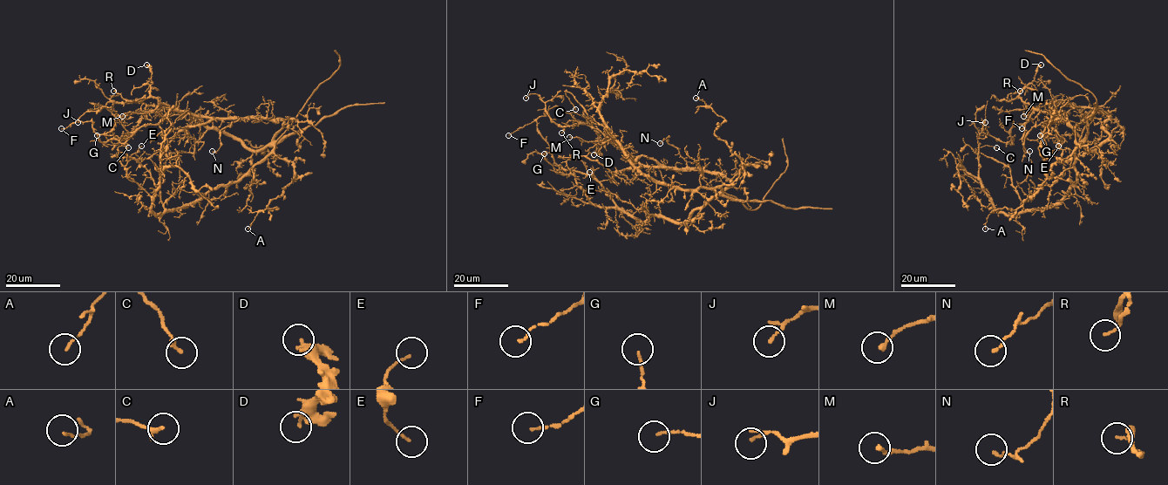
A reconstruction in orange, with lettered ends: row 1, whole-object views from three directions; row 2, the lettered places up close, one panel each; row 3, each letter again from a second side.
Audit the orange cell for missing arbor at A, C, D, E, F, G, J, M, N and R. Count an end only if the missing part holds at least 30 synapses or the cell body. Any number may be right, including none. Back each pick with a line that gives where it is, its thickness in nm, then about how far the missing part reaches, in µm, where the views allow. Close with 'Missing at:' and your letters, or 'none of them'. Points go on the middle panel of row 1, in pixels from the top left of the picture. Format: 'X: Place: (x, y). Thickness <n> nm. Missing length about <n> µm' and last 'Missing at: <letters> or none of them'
Missing at: none of them

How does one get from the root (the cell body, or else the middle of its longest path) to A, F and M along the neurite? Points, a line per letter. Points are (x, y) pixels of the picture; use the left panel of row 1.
A: (267, 154), (275, 153), (291, 162), (294, 180), (267, 206), (268, 209), (276, 208), (261, 210), (247, 228)
F: (267, 154), (273, 146), (250, 149), (237, 138), (207, 128), (189, 114), (141, 103), (108, 102), (61, 128)
M: (267, 154), (283, 126), (281, 120), (195, 116), (179, 112), (163, 103), (148, 112), (129, 112), (122, 116)

